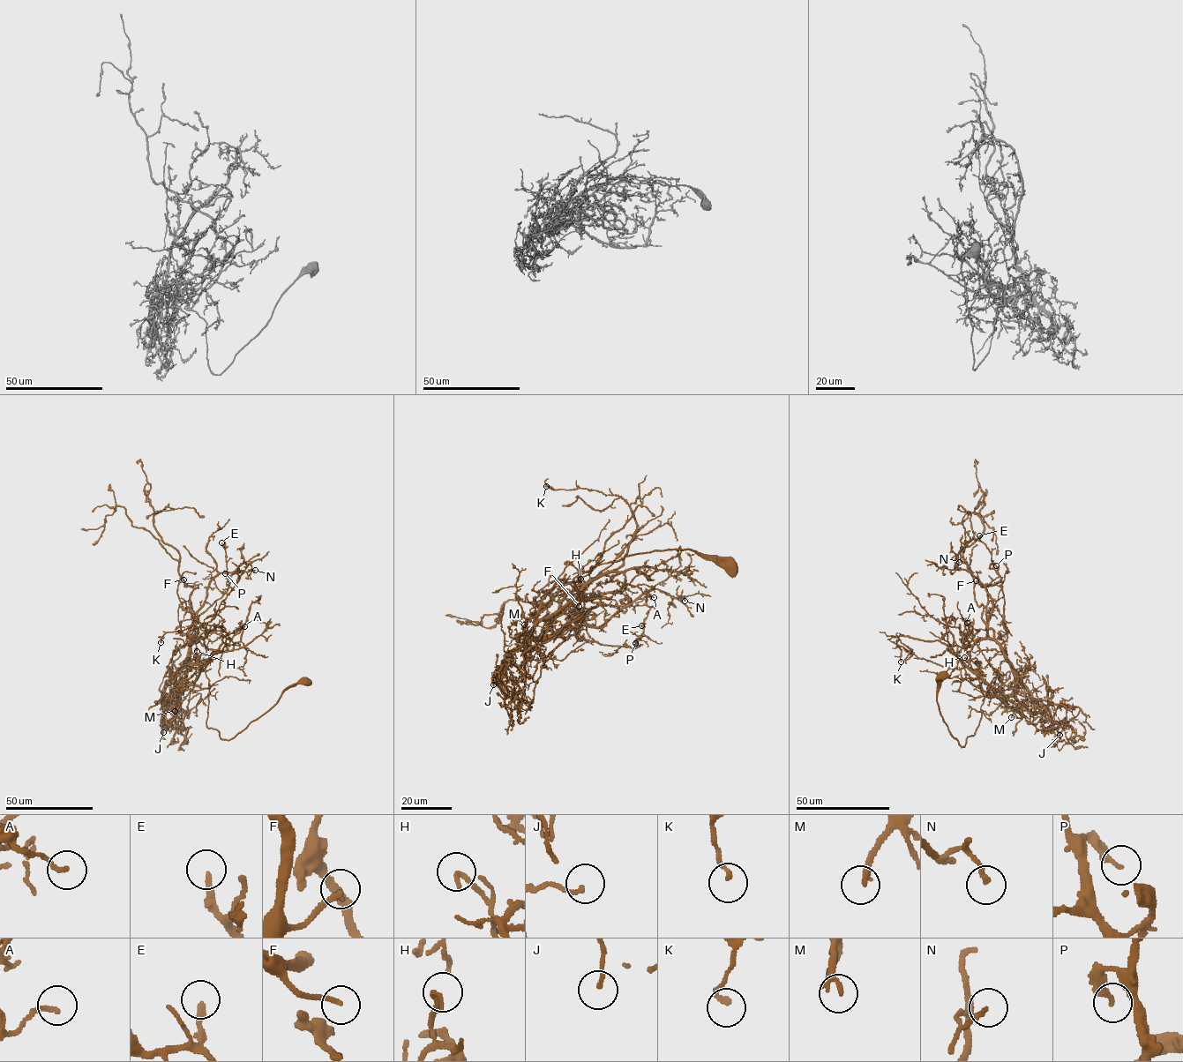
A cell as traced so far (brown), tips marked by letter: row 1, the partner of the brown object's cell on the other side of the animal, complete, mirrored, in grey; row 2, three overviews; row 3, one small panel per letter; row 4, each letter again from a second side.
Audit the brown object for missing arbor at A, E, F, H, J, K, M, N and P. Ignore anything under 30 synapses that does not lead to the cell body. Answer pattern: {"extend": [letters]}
{"extend": ["F"]}

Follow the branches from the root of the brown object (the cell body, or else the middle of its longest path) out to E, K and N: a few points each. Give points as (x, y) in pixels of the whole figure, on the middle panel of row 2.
E: (731, 565), (684, 549), (592, 565), (573, 581), (580, 626), (555, 635), (633, 648), (641, 625)
K: (731, 565), (592, 565), (580, 626), (535, 637), (636, 528), (618, 496), (546, 486)
N: (731, 565), (592, 565), (580, 626), (555, 635), (650, 590), (685, 601)

